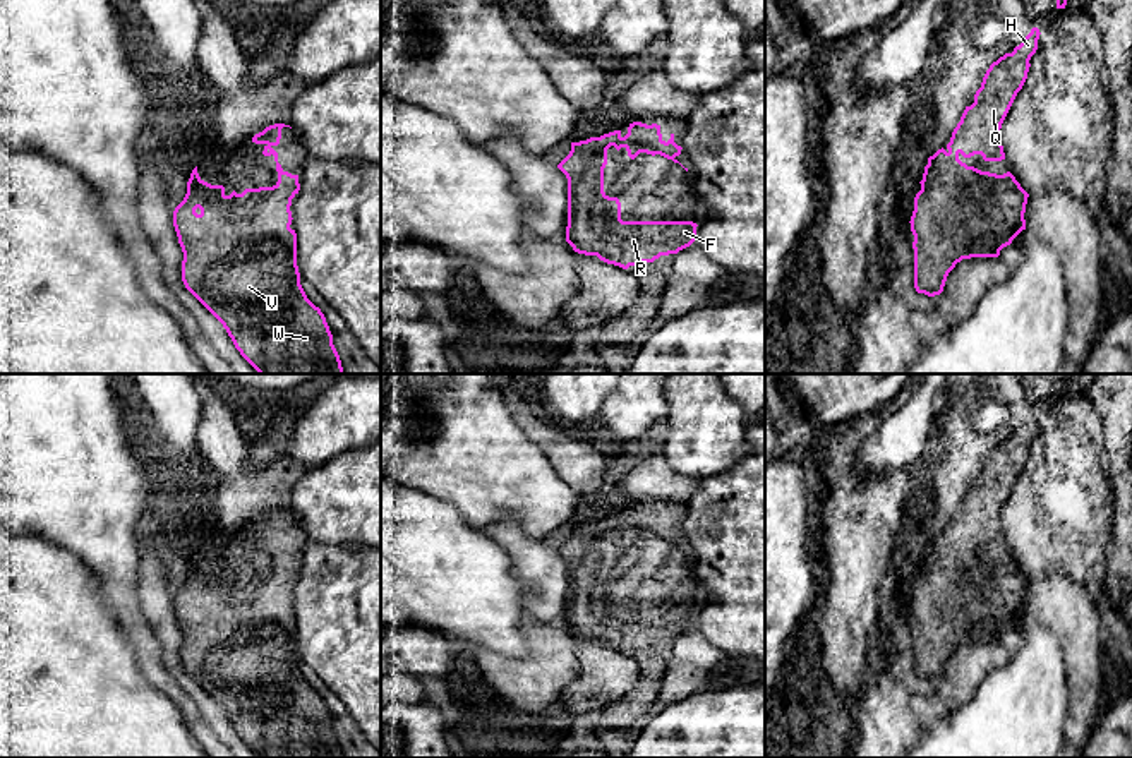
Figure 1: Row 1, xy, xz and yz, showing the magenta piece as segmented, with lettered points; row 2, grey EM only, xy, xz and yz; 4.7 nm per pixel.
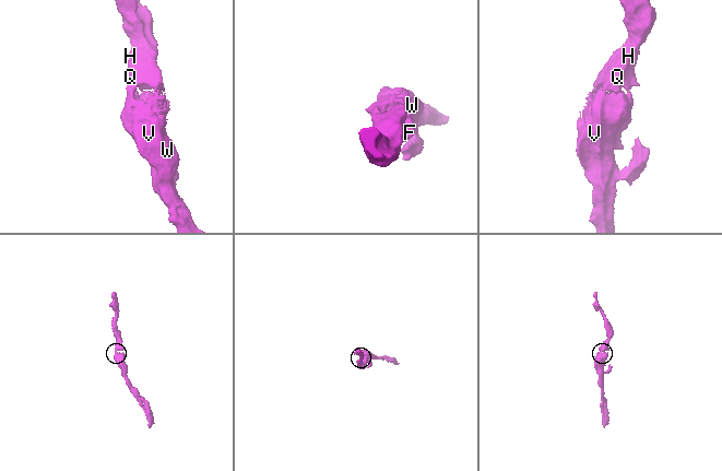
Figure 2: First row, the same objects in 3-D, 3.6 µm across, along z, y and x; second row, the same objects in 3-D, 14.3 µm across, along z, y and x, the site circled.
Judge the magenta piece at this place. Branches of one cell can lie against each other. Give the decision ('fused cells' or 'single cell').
single cell

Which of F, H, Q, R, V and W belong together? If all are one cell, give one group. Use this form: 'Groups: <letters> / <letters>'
Groups: F H Q R V W

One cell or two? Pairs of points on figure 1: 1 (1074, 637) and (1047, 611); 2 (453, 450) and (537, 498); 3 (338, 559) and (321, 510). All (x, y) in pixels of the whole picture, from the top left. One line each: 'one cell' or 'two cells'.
1: one cell
2: one cell
3: two cells

